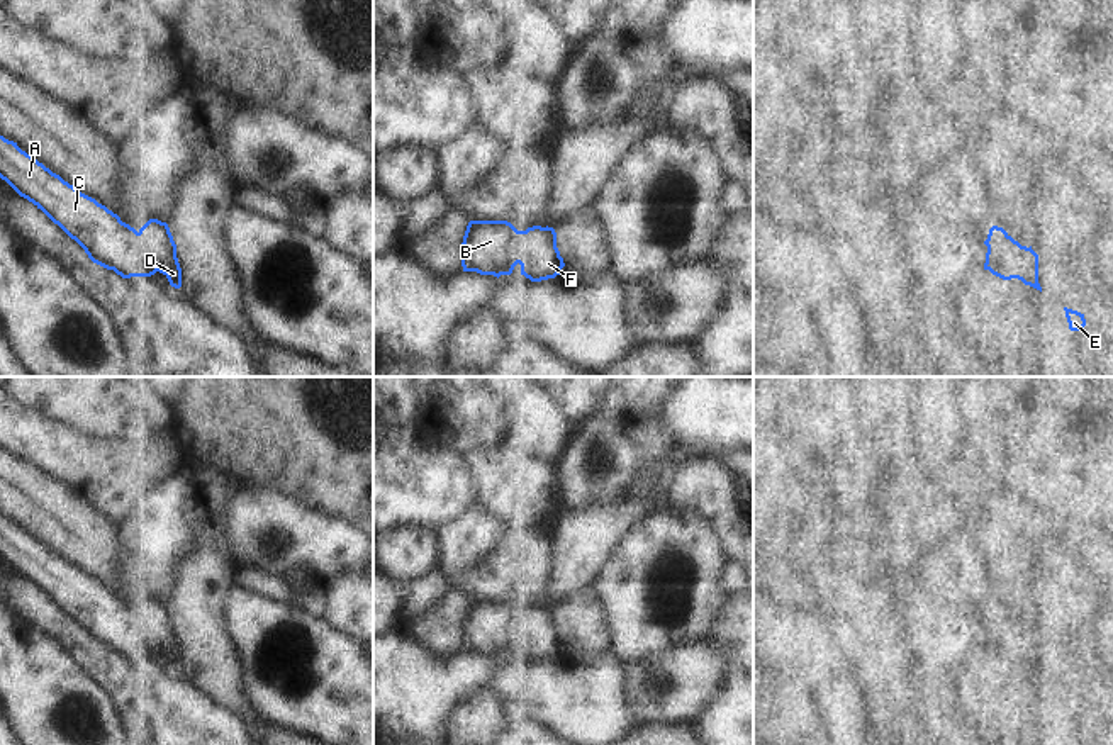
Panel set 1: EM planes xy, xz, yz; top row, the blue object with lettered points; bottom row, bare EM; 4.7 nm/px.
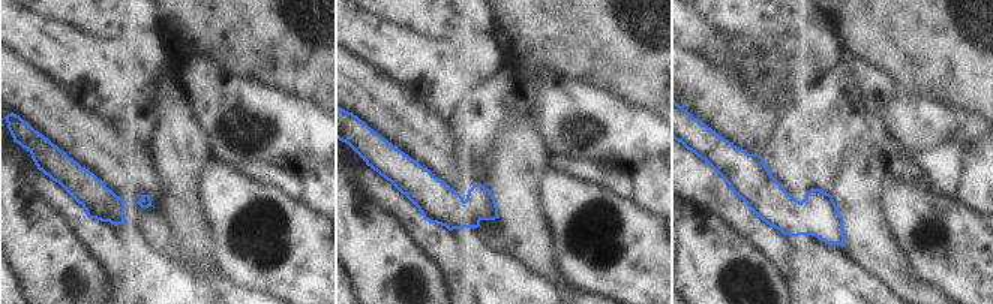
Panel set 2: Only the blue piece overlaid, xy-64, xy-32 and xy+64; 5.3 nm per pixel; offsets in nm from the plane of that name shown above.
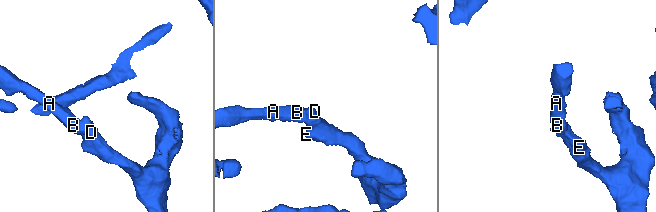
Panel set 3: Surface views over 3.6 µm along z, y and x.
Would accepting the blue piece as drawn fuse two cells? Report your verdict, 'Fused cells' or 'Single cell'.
Single cell.

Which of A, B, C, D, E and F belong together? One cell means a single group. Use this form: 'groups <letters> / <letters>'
groups A B C D E F

